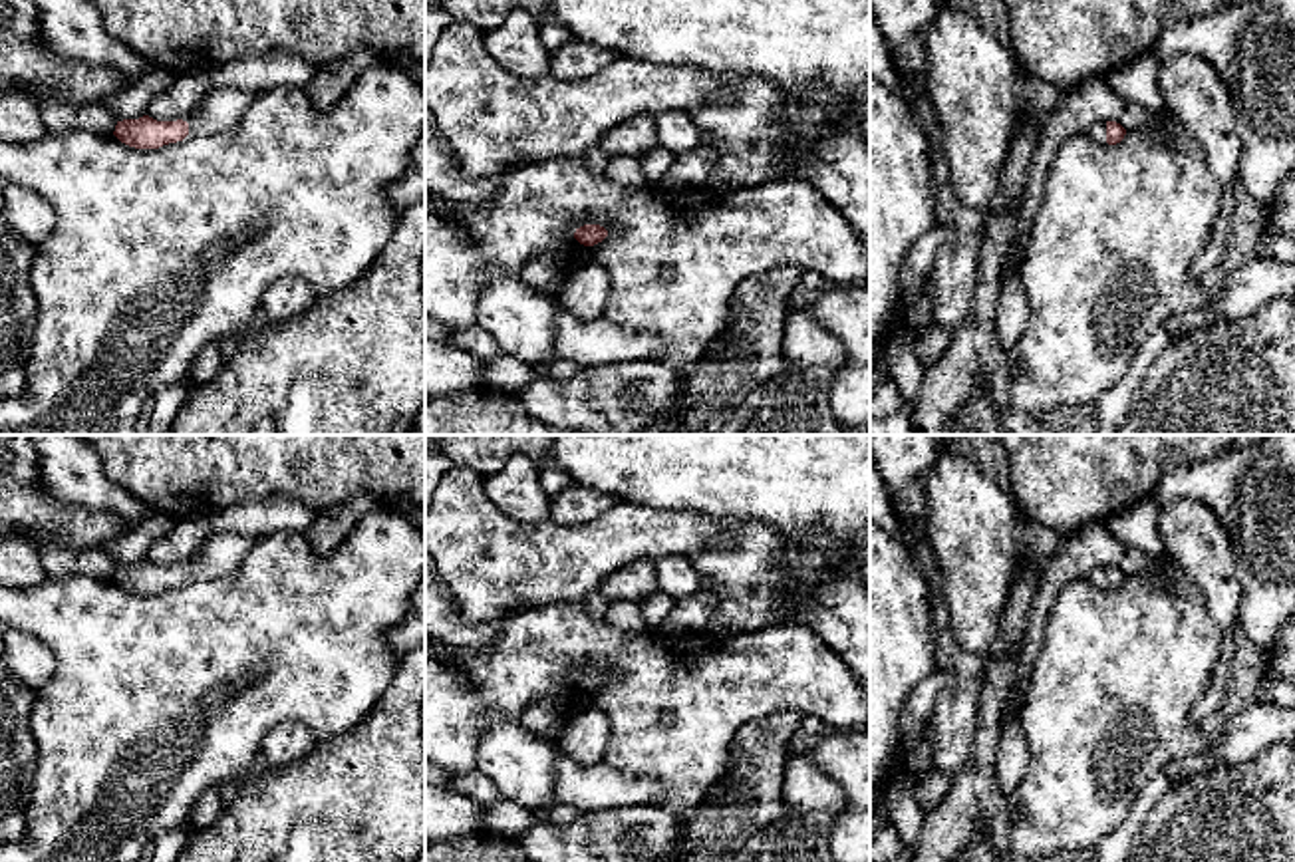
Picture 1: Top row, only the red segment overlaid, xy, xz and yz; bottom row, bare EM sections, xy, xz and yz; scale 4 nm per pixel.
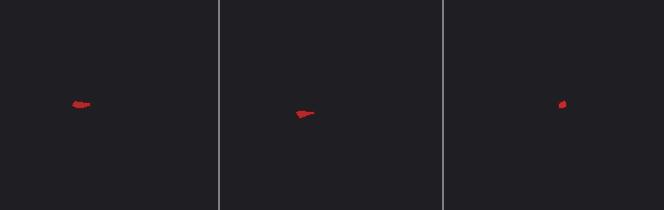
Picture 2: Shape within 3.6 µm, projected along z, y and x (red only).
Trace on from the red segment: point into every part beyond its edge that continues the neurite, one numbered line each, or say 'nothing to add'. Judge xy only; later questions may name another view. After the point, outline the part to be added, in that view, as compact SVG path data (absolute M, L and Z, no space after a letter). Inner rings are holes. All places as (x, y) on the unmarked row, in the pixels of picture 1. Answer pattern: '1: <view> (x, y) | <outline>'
1: xy (221, 555) | M213 532L199 552L185 562L189 578L215 580L238 572L246 554L252 550L254 538L236 532Z

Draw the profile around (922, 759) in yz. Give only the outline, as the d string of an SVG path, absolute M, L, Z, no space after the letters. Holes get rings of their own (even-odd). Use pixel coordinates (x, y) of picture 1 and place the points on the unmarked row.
M926 737L920 743L920 747L912 753L904 777L918 781L932 767L934 767L934 747L932 741Z

